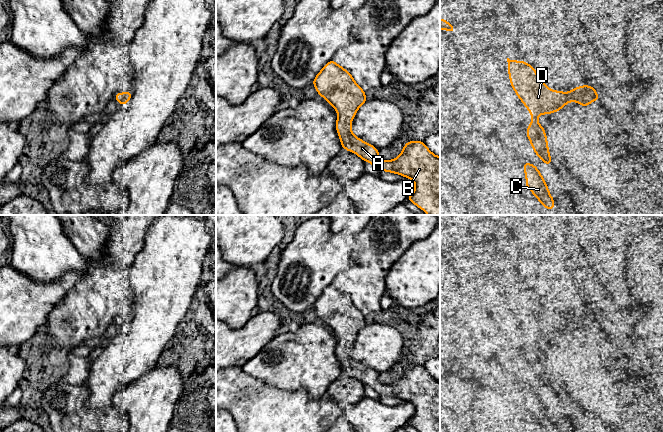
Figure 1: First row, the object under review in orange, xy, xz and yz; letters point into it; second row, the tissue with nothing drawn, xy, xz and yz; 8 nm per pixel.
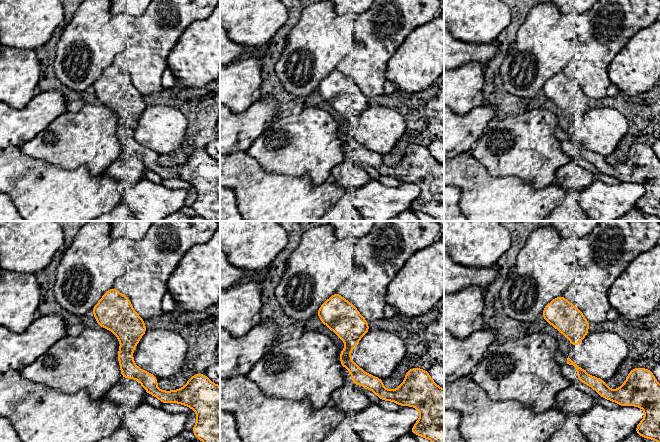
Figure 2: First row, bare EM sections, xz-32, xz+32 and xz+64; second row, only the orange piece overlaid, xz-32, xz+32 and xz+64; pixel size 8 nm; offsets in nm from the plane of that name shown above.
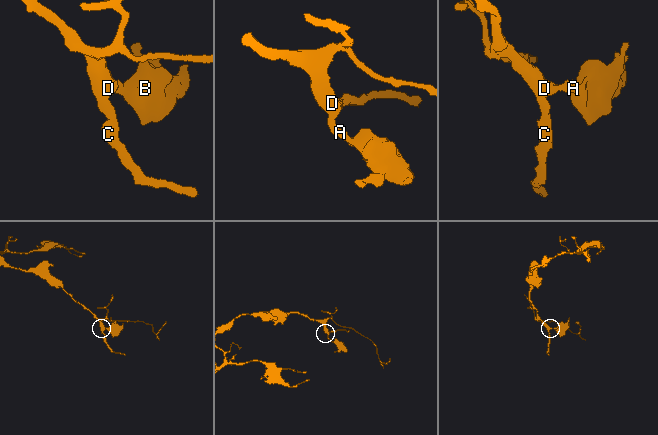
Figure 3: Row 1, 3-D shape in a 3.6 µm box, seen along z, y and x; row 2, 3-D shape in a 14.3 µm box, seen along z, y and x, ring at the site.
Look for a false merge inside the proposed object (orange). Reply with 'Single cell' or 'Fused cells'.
Single cell

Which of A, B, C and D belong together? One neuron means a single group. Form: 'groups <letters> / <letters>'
groups A B C D

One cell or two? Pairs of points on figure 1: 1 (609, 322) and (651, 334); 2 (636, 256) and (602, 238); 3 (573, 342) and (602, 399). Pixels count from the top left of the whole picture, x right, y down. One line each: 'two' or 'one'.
1: two
2: two
3: one

